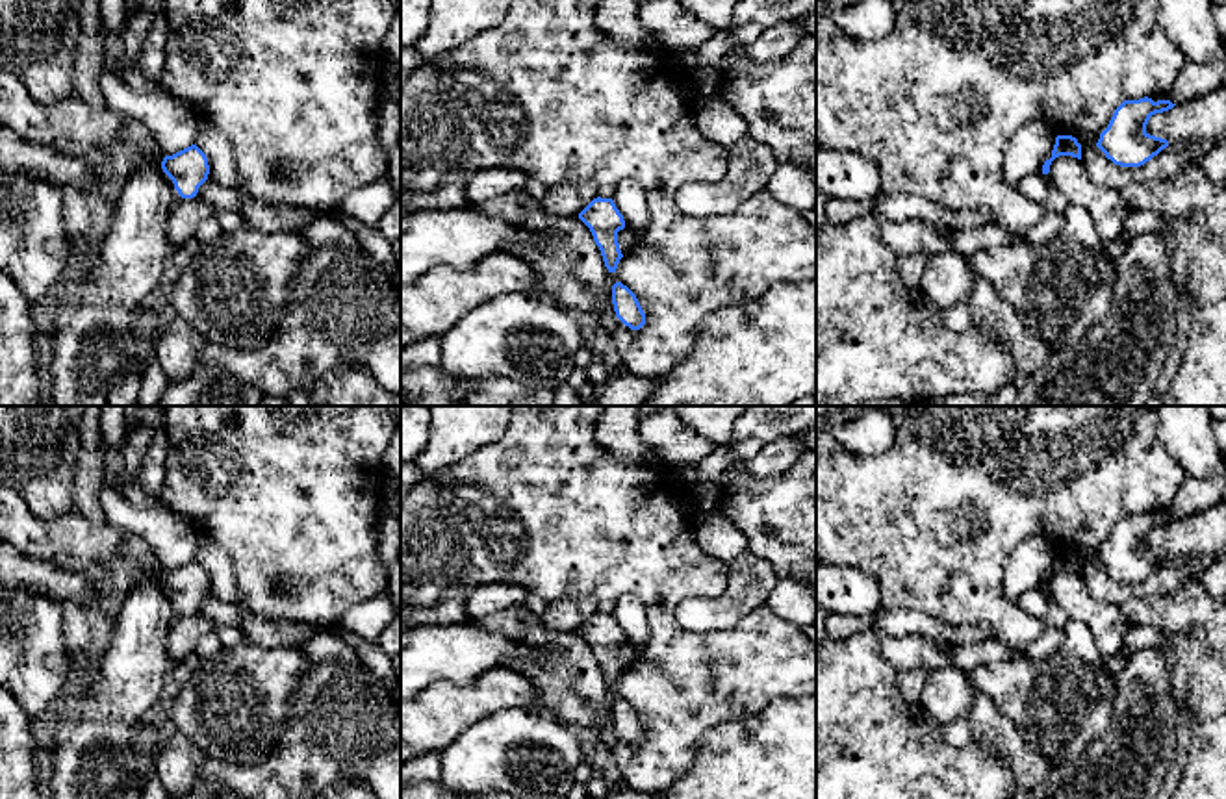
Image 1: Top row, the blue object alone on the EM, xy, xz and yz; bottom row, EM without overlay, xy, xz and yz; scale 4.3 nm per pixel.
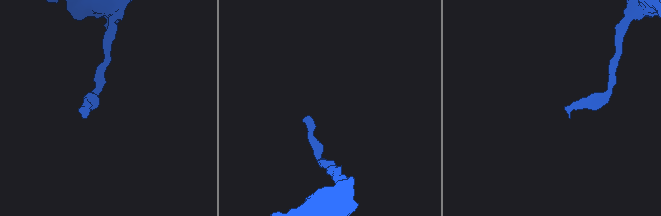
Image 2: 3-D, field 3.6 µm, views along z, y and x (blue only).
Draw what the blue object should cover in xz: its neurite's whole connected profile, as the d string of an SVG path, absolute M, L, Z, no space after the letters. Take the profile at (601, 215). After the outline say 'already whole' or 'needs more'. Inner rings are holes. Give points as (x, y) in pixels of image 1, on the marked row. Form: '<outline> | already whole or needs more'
M601 197L594 198L579 213L579 219L590 228L608 273L616 273L618 263L623 258L618 243L618 232L625 228L625 221L614 200Z | already whole

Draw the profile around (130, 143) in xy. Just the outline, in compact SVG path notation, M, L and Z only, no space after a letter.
M0 70L0 126L96 169L96 197L117 200L139 163L163 161L163 152L147 126L111 108L91 109L80 96L52 106L35 102L24 83Z

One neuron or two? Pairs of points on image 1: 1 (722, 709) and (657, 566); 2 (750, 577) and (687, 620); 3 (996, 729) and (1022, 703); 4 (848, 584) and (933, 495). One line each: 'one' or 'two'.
1: one
2: one
3: two
4: two

